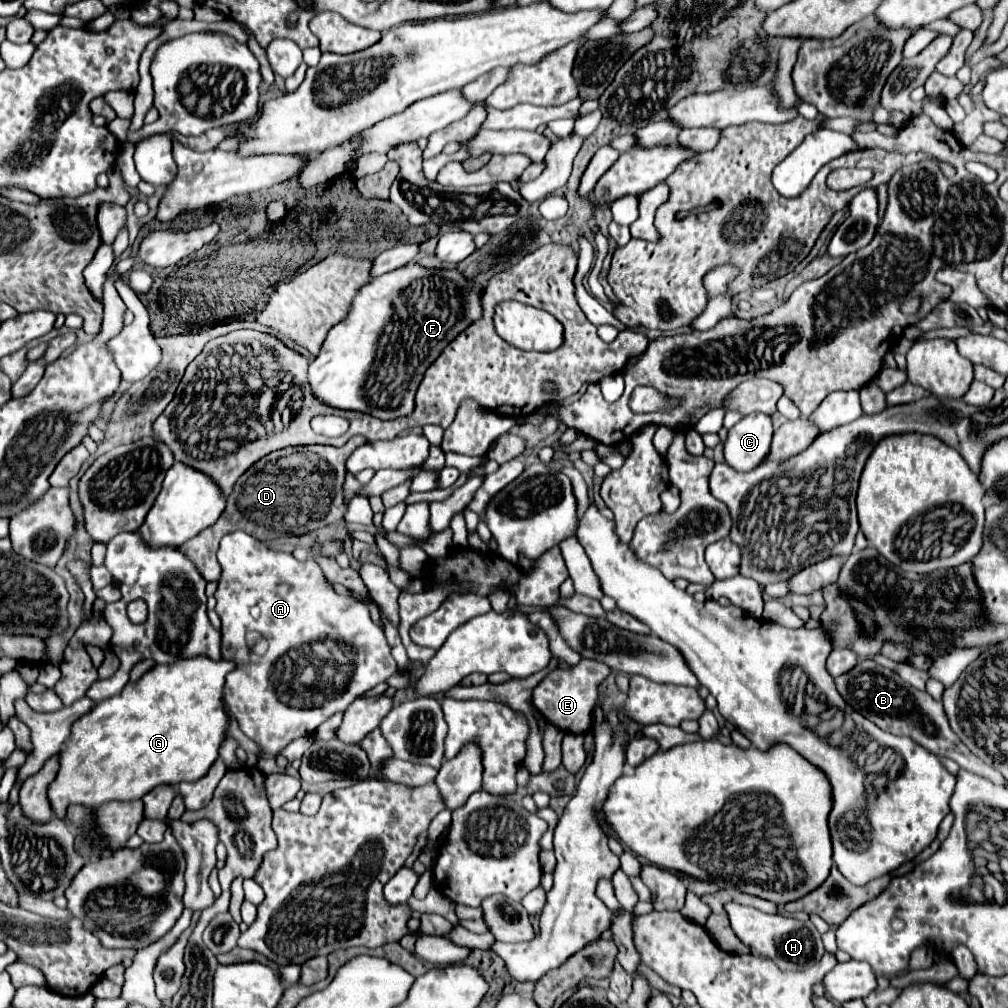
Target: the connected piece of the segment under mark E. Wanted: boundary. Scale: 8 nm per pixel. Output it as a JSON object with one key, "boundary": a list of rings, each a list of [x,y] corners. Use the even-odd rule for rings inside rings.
{"boundary":[[[582,658],[576,666],[560,666],[558,670],[550,672],[534,690],[534,708],[546,718],[548,724],[556,726],[566,734],[586,734],[592,726],[592,712],[598,700],[598,686],[610,674],[610,668],[602,662],[592,662]]]}

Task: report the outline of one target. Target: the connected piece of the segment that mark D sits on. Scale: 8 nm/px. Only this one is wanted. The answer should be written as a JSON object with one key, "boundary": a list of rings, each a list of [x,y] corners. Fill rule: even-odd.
{"boundary":[[[354,436],[342,448],[296,446],[268,454],[238,478],[232,494],[228,496],[228,504],[220,522],[208,532],[200,532],[196,538],[188,540],[182,548],[184,554],[196,564],[206,580],[218,580],[222,568],[216,562],[216,550],[220,538],[232,530],[246,530],[256,540],[264,542],[282,536],[302,536],[310,530],[340,522],[346,512],[346,502],[342,498],[346,474],[344,464],[348,456],[364,442],[364,438]]]}

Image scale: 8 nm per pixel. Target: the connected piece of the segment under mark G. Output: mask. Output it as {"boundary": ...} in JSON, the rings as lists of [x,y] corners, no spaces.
{"boundary":[[[206,654],[180,662],[156,664],[138,682],[128,682],[120,694],[98,702],[72,724],[72,734],[66,740],[66,748],[60,752],[60,770],[48,788],[52,810],[64,818],[70,804],[98,808],[108,800],[138,800],[160,784],[194,782],[202,778],[218,758],[222,740],[228,734],[230,716],[224,702],[224,680],[234,668],[236,664],[232,660],[212,660]]]}

